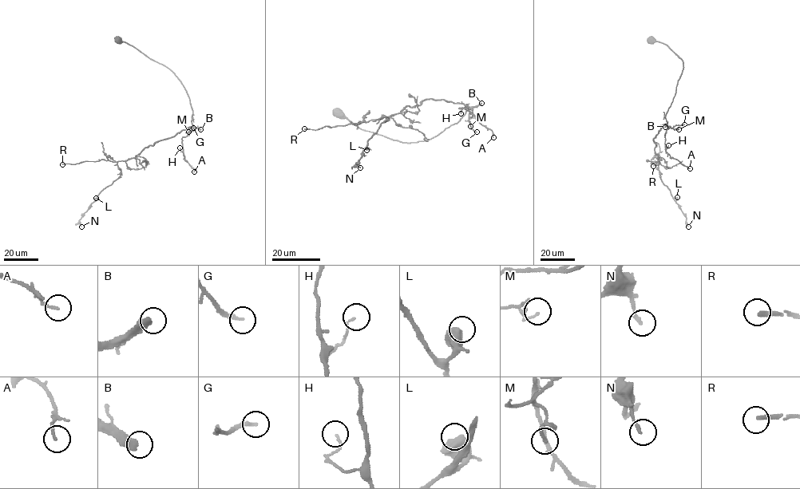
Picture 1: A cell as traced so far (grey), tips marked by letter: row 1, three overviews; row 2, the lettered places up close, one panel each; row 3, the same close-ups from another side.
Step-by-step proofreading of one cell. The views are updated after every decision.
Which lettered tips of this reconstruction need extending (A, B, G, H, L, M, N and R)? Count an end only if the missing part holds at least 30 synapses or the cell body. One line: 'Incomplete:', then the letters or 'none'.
Incomplete: B, R

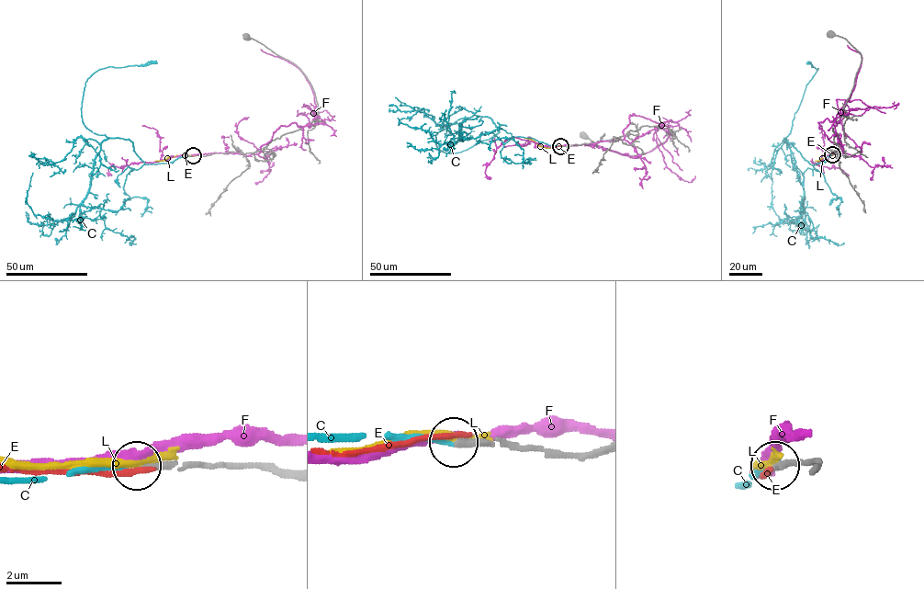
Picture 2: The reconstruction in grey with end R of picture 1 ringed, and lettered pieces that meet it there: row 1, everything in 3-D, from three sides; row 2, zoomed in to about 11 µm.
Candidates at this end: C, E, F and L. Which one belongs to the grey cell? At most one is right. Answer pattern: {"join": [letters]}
{"join": []}

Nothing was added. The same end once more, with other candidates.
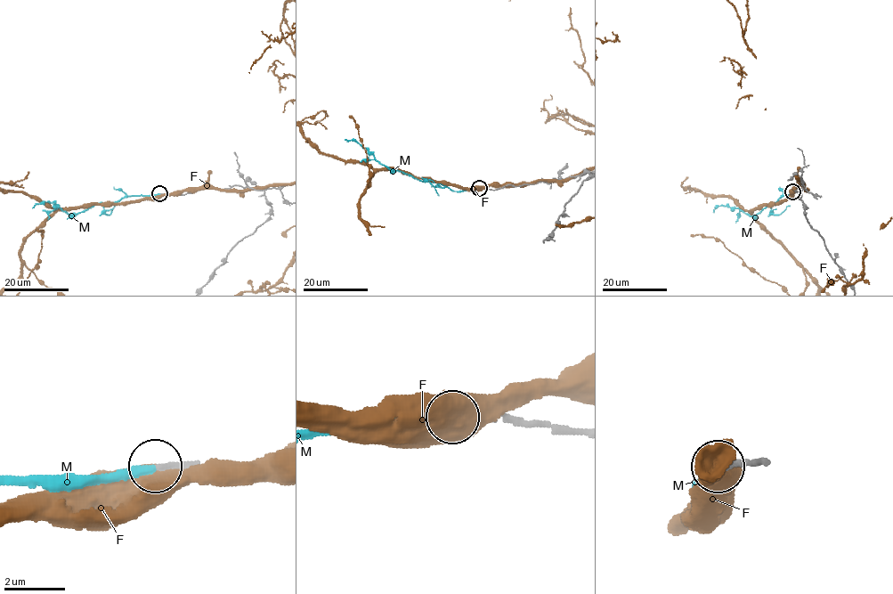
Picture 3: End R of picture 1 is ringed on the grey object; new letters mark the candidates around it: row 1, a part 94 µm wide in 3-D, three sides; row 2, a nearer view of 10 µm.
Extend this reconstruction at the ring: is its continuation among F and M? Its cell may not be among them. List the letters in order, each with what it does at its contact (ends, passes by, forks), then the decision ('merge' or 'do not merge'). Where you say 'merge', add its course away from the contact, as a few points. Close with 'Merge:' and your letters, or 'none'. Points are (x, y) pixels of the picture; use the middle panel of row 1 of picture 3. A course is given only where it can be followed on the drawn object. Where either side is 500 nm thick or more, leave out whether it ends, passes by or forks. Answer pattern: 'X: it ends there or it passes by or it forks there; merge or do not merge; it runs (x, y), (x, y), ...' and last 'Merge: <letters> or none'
F: do not merge
M: it ends there; merge
Merge: M

